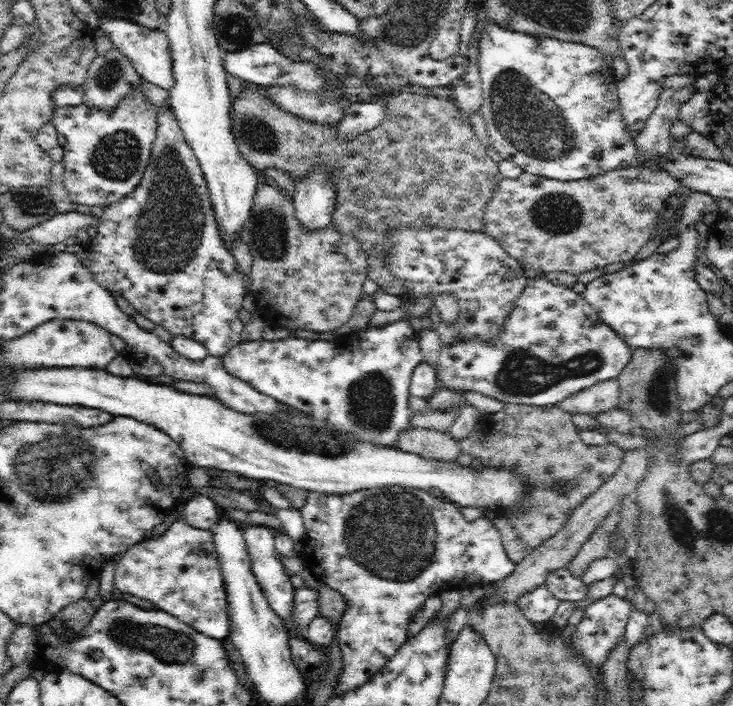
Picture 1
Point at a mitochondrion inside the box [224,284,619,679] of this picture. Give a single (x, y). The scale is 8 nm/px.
(394, 536)

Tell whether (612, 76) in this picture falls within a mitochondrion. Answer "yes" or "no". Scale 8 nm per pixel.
no

